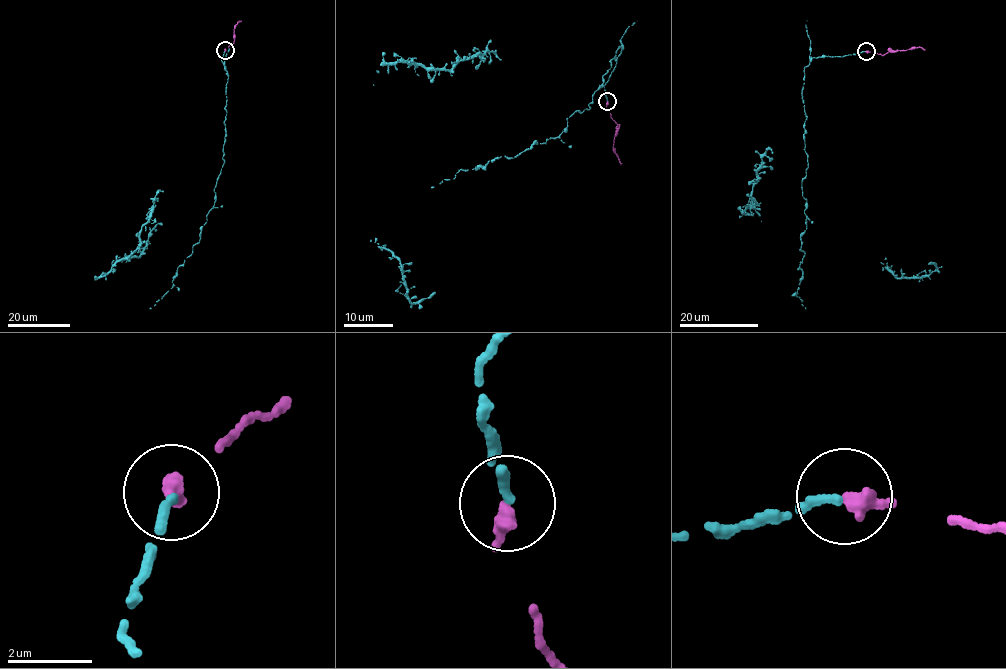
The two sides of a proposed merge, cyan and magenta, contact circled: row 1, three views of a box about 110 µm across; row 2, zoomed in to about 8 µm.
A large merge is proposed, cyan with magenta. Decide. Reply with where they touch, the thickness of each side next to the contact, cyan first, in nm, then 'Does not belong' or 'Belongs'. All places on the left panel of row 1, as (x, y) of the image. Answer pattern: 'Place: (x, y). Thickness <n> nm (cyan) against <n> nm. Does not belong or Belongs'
Place: (225, 50). Thickness 240 nm (cyan) against 360 nm. Belongs

